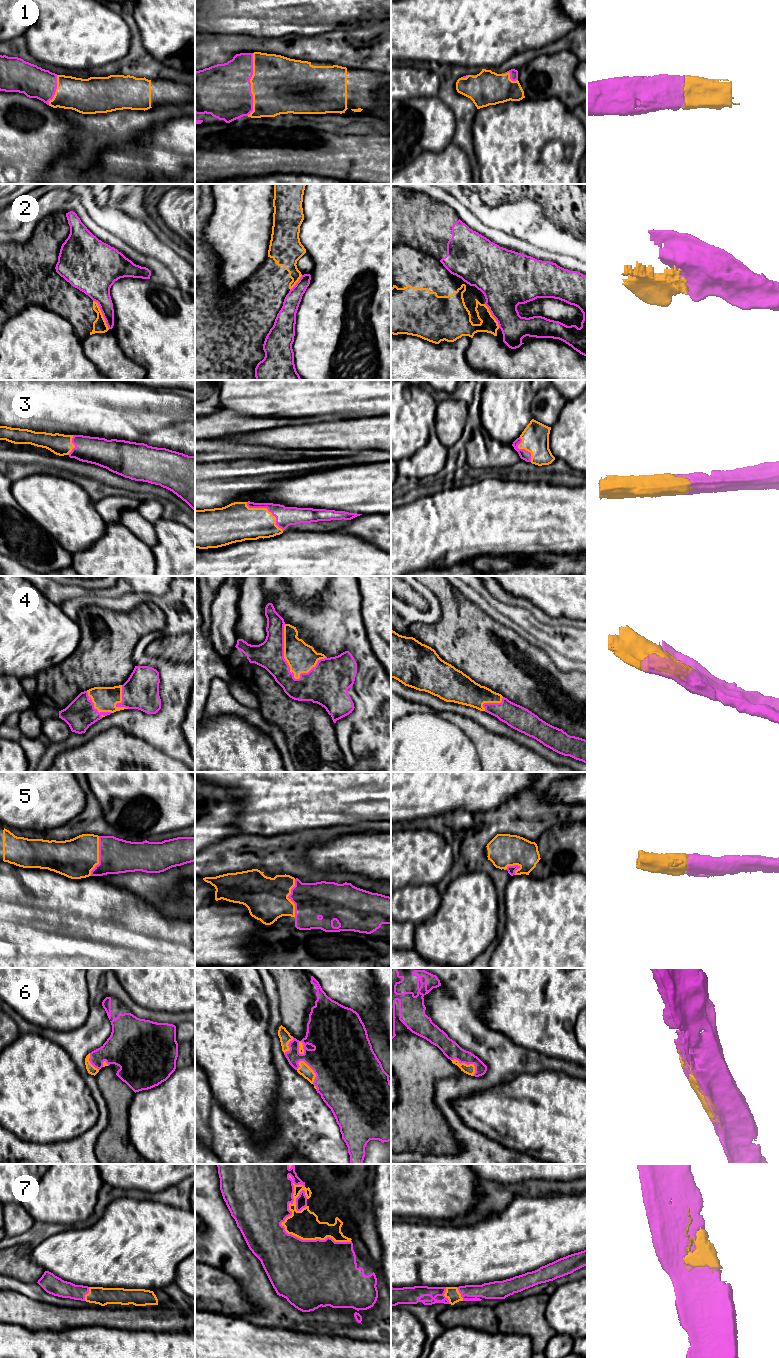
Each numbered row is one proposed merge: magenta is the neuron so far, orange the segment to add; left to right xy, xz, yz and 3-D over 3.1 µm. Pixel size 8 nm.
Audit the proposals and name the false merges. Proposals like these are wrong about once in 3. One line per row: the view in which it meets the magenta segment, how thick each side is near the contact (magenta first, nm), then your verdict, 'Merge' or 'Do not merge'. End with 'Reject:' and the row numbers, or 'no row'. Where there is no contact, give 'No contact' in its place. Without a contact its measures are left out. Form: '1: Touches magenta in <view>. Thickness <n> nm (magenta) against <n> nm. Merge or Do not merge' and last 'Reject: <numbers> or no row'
1: Touches magenta in xz. Thickness 440 nm (magenta) against 460 nm. Merge
2: Touches magenta in xy. Thickness 240 nm (magenta) against 110 nm. Do not merge
3: Touches magenta in xz. Thickness 160 nm (magenta) against 280 nm. Merge
4: Touches magenta in xz. Thickness 220 nm (magenta) against 240 nm. Merge
5: Touches magenta in xy. Thickness 280 nm (magenta) against 320 nm. Merge
6: Touches magenta in yz. Thickness 140 nm (magenta) against 80 nm. Merge
7: Touches magenta in xz. Thickness 460 nm (magenta) against 240 nm. Merge
Reject: 2

